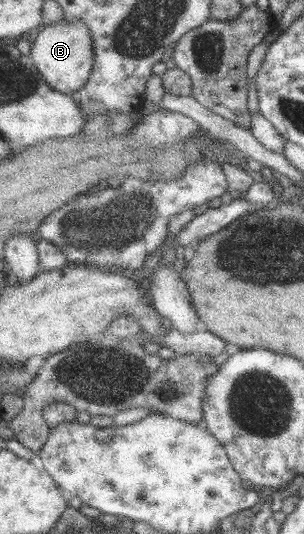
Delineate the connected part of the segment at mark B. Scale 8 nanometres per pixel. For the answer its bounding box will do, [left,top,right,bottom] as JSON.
[30,19,95,94]

